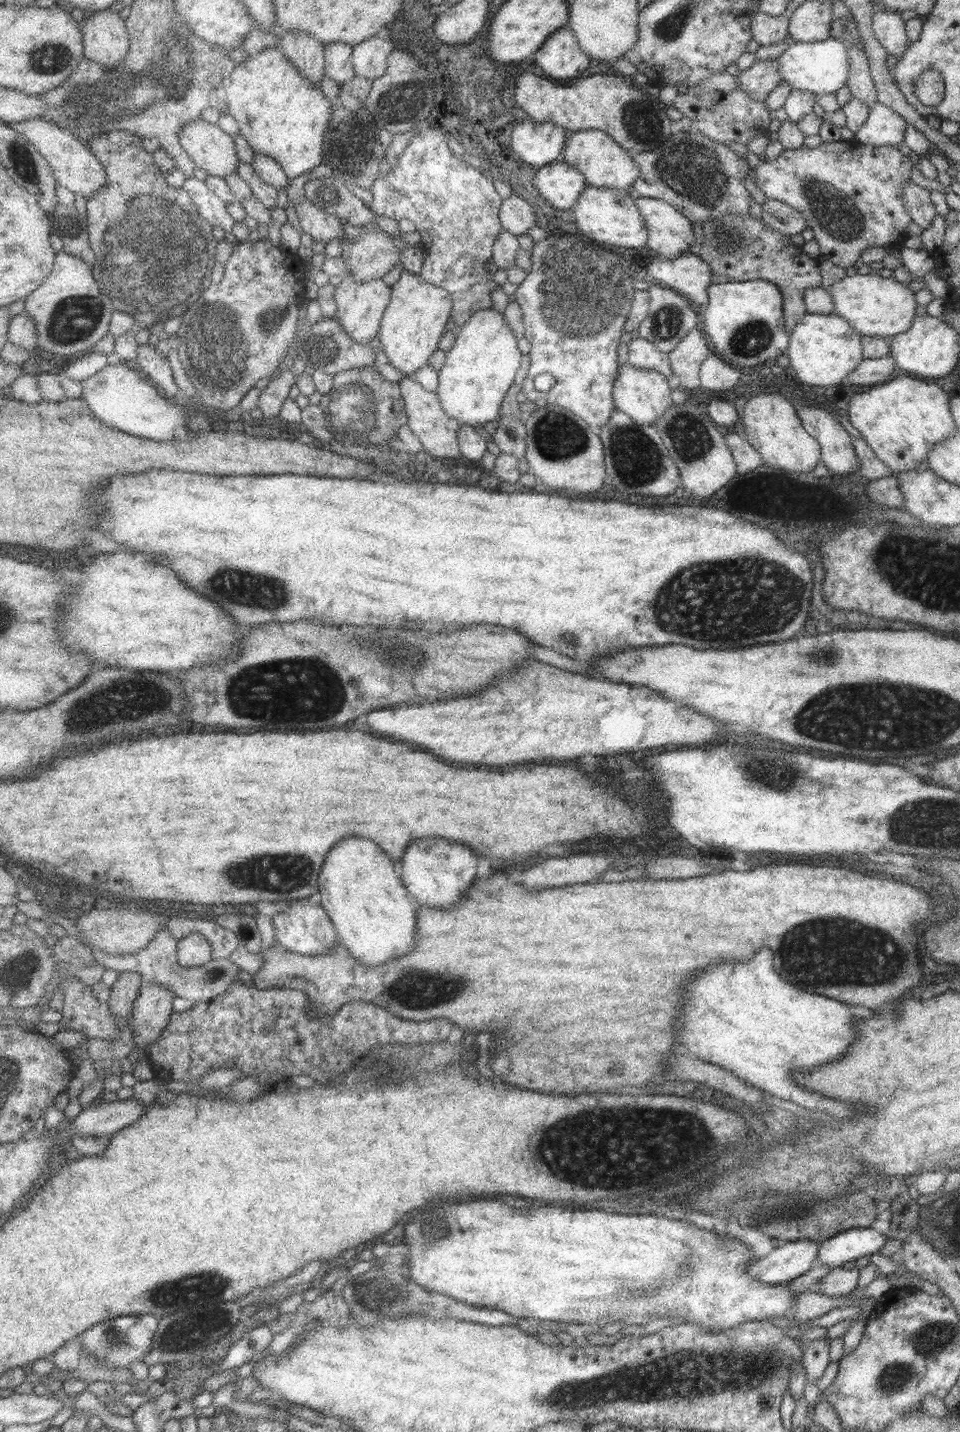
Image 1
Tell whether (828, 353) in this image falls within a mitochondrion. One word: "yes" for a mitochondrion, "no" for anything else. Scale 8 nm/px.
no

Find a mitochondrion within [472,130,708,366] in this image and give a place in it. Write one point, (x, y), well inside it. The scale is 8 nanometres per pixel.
(579, 295)

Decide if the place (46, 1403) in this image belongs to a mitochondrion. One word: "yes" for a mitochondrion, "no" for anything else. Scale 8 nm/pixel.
no

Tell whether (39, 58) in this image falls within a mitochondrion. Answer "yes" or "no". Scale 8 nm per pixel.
yes

